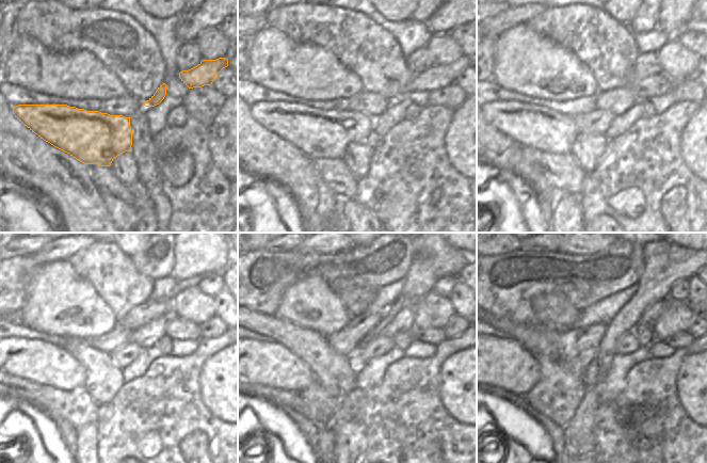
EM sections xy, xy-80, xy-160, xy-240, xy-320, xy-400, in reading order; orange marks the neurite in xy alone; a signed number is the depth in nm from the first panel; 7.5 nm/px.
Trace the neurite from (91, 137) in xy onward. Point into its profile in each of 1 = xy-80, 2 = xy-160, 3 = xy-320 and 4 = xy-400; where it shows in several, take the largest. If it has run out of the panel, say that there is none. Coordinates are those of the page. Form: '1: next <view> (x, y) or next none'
1: next xy-80 (318, 133)
2: next xy-160 (541, 128)
3: next xy-320 (271, 364)
4: next xy-400 (503, 365)

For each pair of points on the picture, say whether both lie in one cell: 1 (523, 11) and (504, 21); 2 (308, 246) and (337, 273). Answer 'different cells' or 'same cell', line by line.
1: same cell
2: different cells

